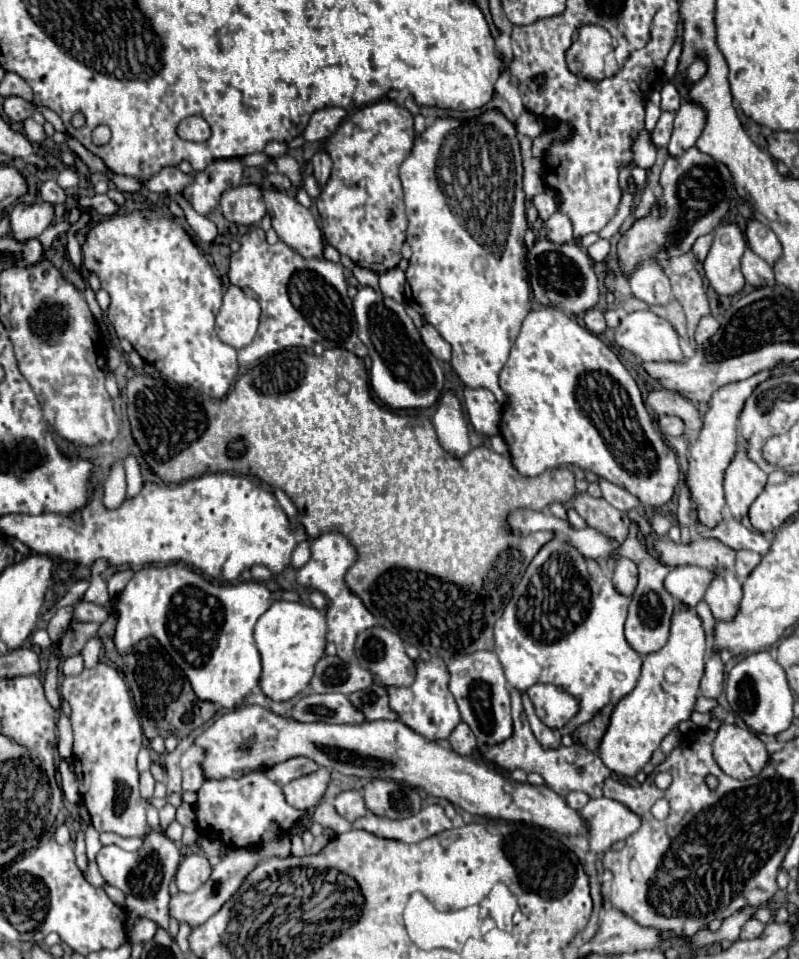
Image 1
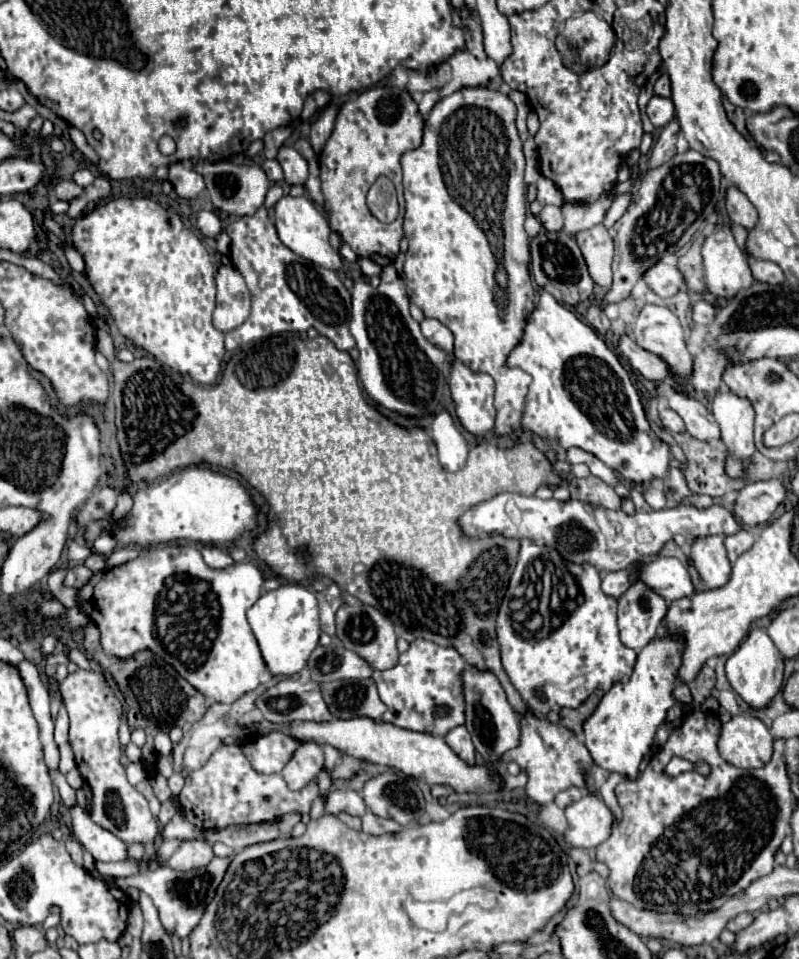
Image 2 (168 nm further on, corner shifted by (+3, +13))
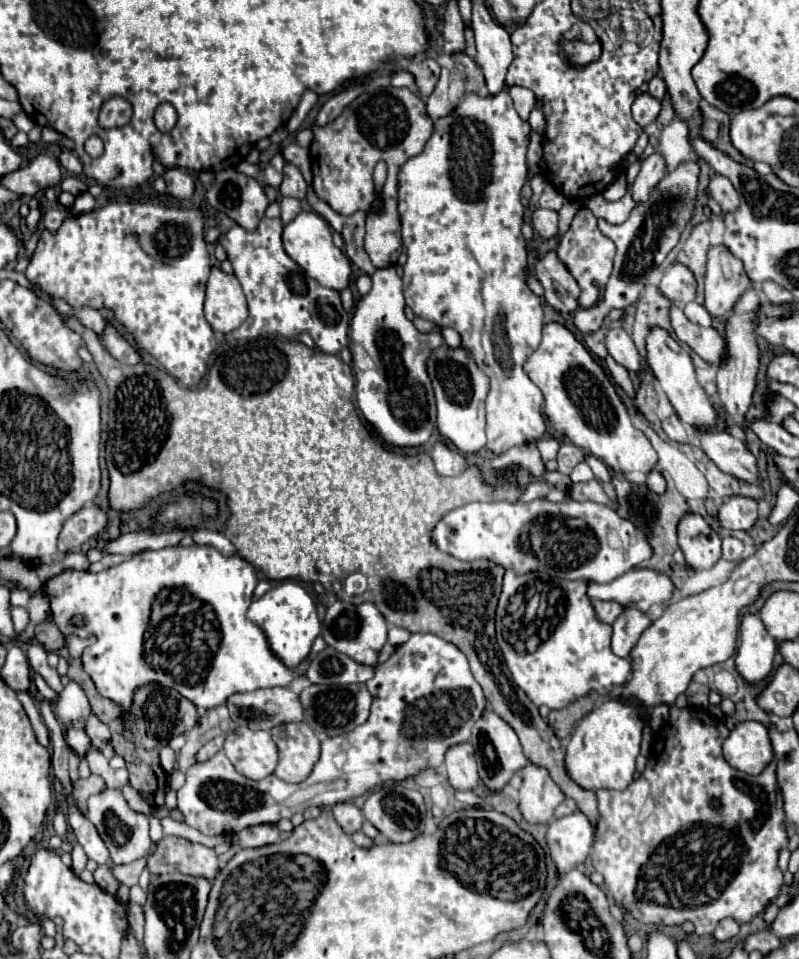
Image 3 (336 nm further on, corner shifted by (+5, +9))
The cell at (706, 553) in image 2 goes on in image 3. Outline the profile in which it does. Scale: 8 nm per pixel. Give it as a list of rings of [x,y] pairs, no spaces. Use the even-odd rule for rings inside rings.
[[[687,513],[677,525],[679,549],[695,571],[711,569],[721,559],[721,539],[697,513]]]

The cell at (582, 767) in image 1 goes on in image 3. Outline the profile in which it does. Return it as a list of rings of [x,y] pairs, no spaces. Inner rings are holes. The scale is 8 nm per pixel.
[[[525,767],[521,771],[523,785],[519,789],[519,809],[527,823],[547,825],[553,819],[555,807],[565,799],[561,789],[549,779],[543,767]]]

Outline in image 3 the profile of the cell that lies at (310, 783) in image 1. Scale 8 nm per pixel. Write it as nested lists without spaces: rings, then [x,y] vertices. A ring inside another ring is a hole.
[[[281,723],[271,729],[279,749],[279,769],[273,773],[287,783],[301,783],[319,759],[319,739],[307,723]]]

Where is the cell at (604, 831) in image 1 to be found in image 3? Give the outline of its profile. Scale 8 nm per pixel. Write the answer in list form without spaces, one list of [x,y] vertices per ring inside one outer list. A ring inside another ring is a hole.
[[[581,811],[555,819],[547,829],[549,855],[559,871],[571,871],[583,863],[593,845],[593,827]]]

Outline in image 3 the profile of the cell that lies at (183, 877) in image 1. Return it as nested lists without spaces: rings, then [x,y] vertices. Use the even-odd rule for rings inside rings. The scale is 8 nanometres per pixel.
[[[163,837],[157,841],[157,849],[147,857],[147,869],[153,875],[183,873],[213,881],[219,873],[219,857],[205,845],[181,837]]]

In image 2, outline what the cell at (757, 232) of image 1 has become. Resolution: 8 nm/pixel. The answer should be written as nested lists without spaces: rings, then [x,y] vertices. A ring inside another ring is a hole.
[[[735,187],[727,189],[727,213],[733,223],[745,227],[747,231],[755,229],[755,225],[759,221],[759,215],[757,215],[757,209],[753,207],[753,203]]]

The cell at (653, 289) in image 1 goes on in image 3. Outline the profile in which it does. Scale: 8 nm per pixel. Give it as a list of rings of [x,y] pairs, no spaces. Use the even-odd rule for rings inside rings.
[[[679,263],[679,265],[671,265],[663,271],[659,289],[673,303],[687,303],[687,301],[695,299],[697,283],[695,283],[691,269]]]

